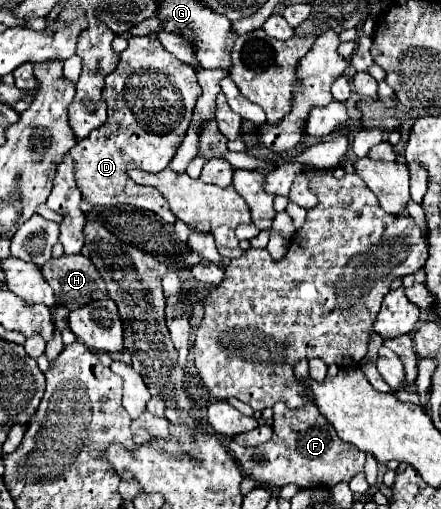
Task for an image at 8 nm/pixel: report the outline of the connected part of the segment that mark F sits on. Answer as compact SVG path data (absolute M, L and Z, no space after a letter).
M282 402L272 406L272 438L256 448L238 448L234 440L228 440L228 450L240 464L246 476L268 488L282 488L296 484L298 488L332 488L338 482L350 482L350 478L364 470L366 454L348 446L336 438L332 426L324 420L314 404L306 404L300 410L288 410Z

